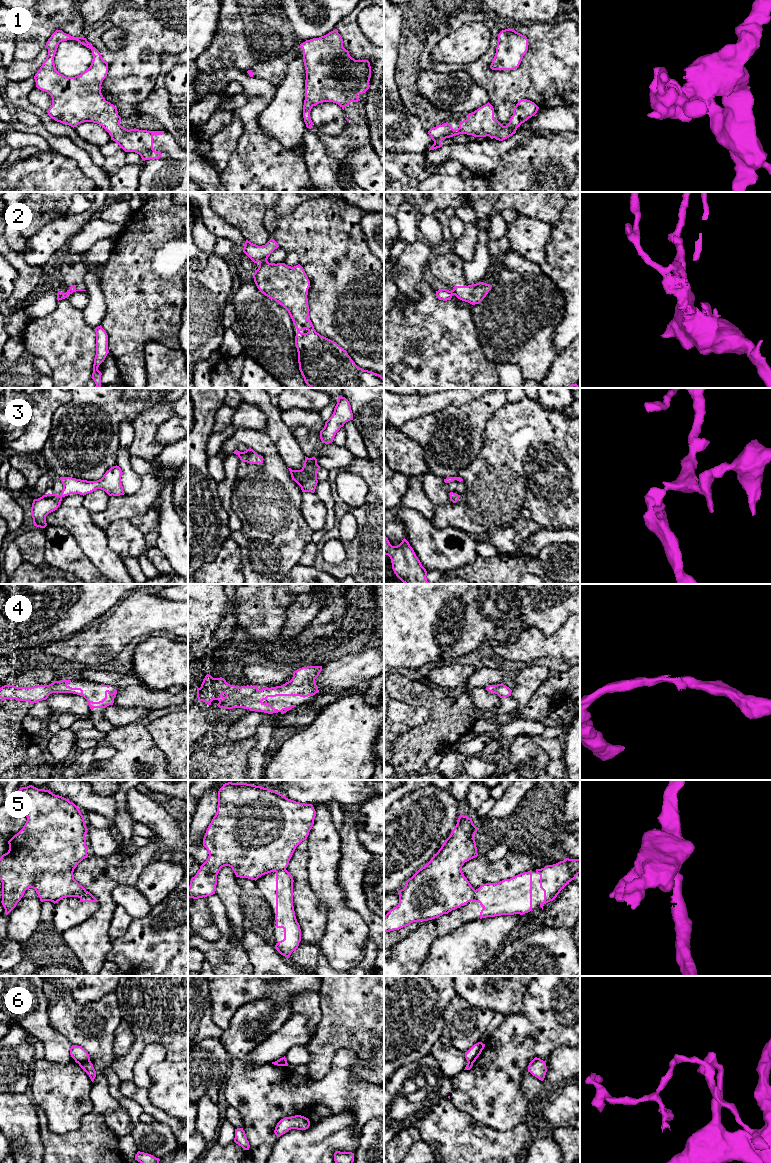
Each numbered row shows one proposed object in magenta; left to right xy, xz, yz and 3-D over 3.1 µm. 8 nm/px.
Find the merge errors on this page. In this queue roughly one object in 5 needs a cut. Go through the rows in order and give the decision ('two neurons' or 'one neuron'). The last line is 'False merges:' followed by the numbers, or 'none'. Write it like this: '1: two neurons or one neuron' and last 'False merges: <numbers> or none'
1: one neuron
2: two neurons
3: one neuron
4: one neuron
5: two neurons
6: two neurons
False merges: 2, 5, 6

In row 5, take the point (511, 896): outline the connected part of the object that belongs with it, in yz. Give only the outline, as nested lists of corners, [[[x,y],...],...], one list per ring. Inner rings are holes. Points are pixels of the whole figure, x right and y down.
[[[532,871],[520,873],[510,879],[498,883],[486,883],[474,892],[472,902],[479,902],[483,909],[480,919],[501,915],[523,915],[532,910]]]

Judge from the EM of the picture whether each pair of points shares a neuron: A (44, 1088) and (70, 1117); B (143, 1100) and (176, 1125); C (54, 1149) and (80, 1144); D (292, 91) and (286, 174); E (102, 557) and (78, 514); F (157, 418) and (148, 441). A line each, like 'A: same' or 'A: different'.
A: same
B: same
C: same
D: different
E: same
F: same

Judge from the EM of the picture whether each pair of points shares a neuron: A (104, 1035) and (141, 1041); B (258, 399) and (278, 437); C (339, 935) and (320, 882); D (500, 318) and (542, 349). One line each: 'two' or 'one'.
A: two
B: one
C: one
D: one

